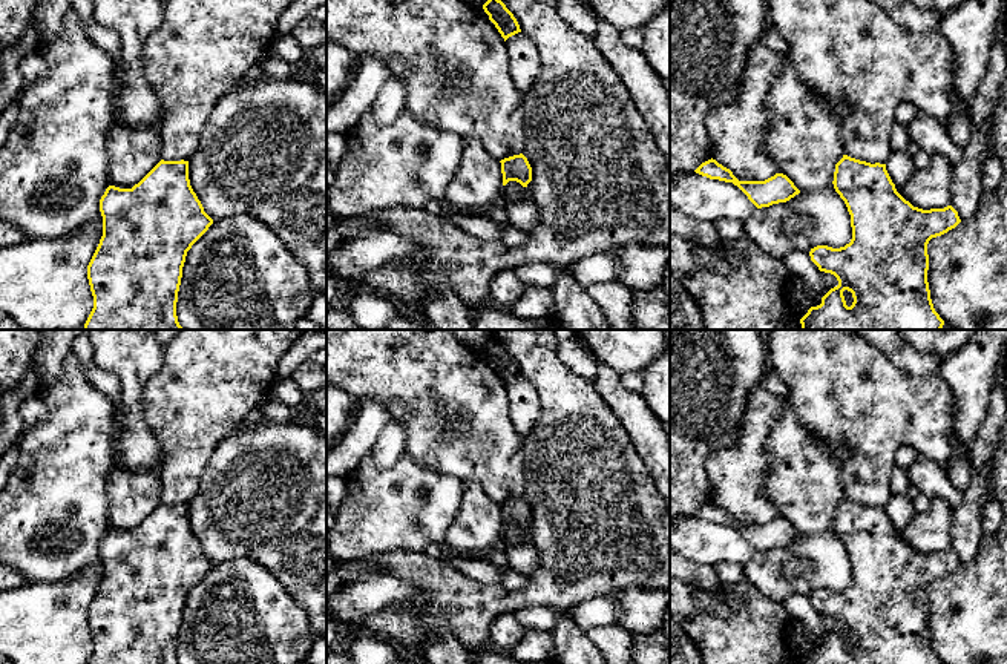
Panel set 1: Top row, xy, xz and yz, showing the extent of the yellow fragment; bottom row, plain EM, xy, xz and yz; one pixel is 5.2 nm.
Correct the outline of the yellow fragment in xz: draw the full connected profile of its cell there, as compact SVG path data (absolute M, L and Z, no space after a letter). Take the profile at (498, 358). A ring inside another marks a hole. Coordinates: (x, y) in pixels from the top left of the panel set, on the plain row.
M490 337L489 344L483 348L484 356L489 363L495 368L504 385L521 376L520 368L513 357L506 351L506 348Z

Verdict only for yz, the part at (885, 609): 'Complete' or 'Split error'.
Complete

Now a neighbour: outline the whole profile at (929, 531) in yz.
M929 498L929 509L915 512L910 523L897 535L914 551L930 554L950 549L950 505L941 498Z

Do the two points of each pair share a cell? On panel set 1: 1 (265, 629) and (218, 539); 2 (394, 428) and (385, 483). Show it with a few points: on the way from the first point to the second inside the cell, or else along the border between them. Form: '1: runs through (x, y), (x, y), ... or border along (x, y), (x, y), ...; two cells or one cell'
1: border along (213, 563), (250, 558), (264, 568); two cells
2: border along (405, 453), (387, 468), (380, 468), (370, 456); two cells

